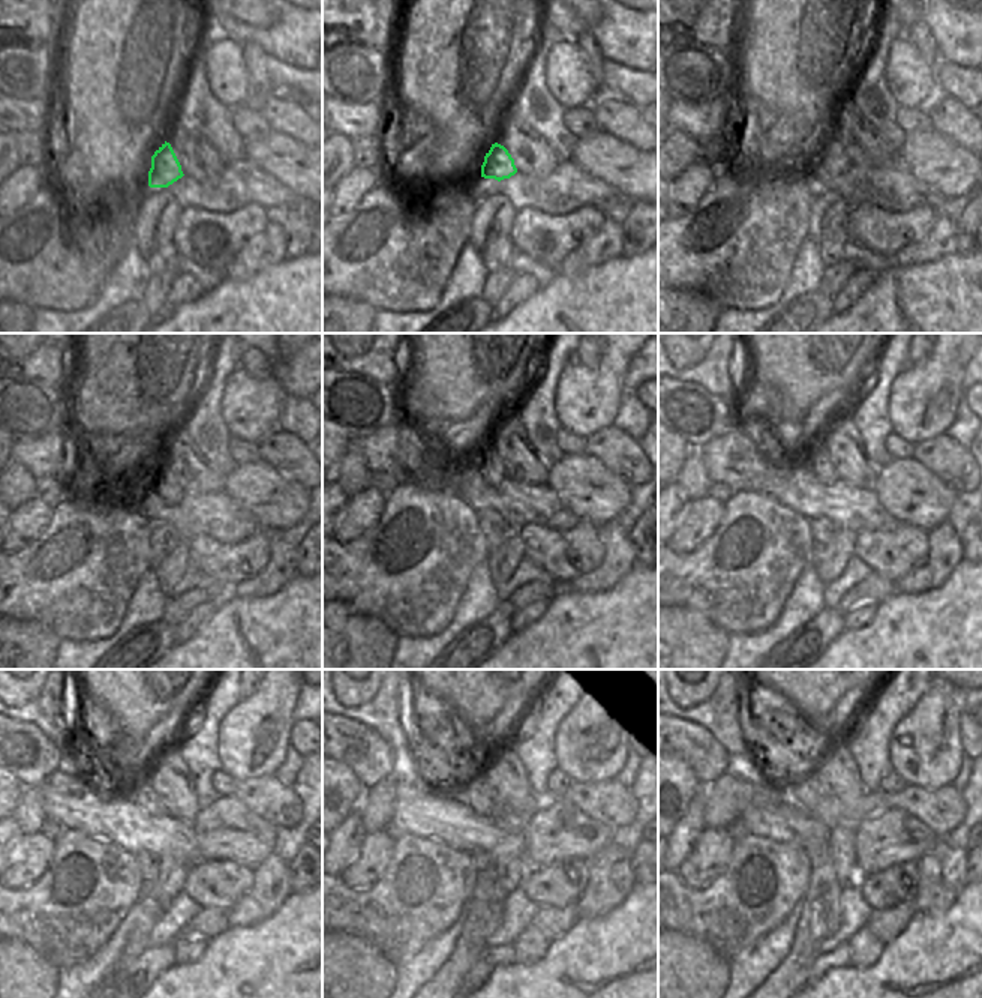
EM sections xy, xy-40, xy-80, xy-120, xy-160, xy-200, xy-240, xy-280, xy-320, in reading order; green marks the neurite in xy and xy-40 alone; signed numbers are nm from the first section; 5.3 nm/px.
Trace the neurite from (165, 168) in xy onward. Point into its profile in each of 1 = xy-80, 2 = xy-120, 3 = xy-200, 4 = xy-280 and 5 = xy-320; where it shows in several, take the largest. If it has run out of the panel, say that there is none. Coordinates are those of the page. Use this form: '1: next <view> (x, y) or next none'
1: next xy-80 (832, 159)
2: next xy-120 (162, 485)
3: next xy-200 (819, 461)
4: next xy-280 (474, 794)
5: next xy-320 (807, 793)

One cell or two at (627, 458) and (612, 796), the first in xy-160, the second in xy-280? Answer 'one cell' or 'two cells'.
one cell

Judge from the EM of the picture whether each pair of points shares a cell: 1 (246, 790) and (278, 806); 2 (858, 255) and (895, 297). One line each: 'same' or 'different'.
1: same
2: different

